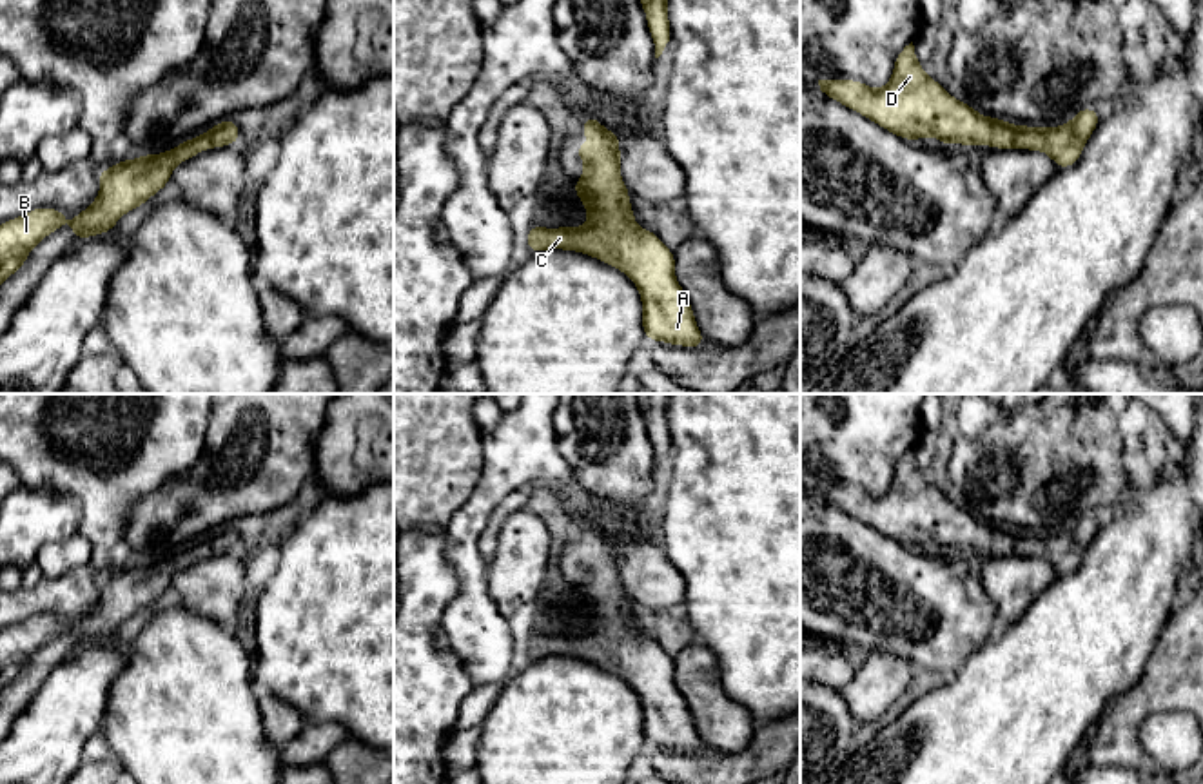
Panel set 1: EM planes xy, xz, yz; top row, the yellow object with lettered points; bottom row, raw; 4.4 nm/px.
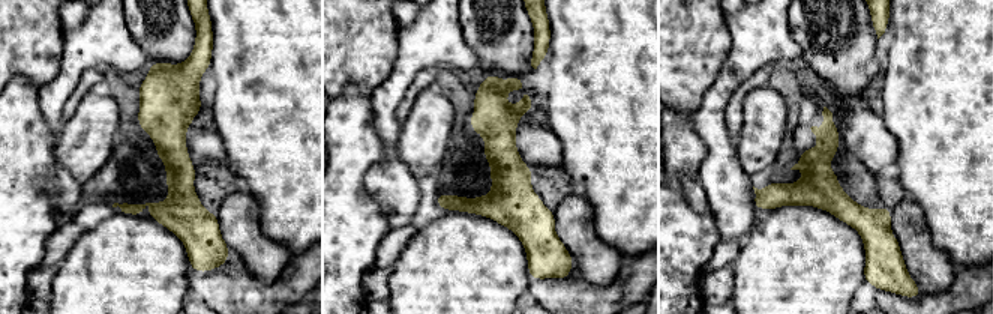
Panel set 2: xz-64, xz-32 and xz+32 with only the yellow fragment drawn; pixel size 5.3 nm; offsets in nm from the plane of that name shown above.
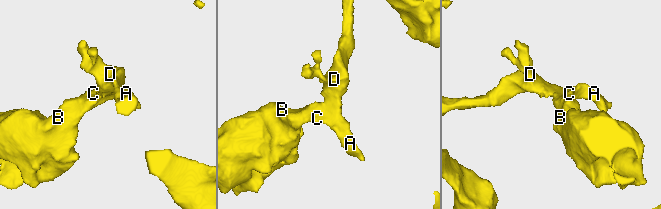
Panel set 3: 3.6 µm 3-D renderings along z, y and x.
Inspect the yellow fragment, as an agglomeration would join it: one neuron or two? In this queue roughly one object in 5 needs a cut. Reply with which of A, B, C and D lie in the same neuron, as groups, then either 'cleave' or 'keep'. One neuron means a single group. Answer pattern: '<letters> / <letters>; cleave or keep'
A B C D; keep

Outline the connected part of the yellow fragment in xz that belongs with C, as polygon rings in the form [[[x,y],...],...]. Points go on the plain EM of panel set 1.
[[[588,523],[579,532],[592,550],[575,552],[584,568],[582,584],[573,588],[588,617],[584,633],[546,635],[532,632],[524,650],[532,659],[575,657],[619,675],[637,693],[642,708],[642,739],[651,748],[697,755],[704,742],[684,695],[675,686],[675,659],[659,642],[641,635],[633,624],[630,597],[621,584],[621,539],[610,539]]]

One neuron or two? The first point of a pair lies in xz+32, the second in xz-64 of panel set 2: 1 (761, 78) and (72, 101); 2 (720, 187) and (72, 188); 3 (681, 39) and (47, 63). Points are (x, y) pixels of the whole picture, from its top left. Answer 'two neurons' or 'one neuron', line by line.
1: one neuron
2: one neuron
3: one neuron

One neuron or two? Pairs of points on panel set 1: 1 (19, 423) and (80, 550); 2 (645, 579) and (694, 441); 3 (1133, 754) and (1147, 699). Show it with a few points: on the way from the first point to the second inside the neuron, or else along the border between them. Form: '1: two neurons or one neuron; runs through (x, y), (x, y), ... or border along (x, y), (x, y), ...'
1: two neurons; border along (78, 532), (91, 547), (89, 567)
2: two neurons; border along (663, 547), (686, 583)
3: one neuron; runs through (1129, 741), (1129, 717), (1134, 712)

